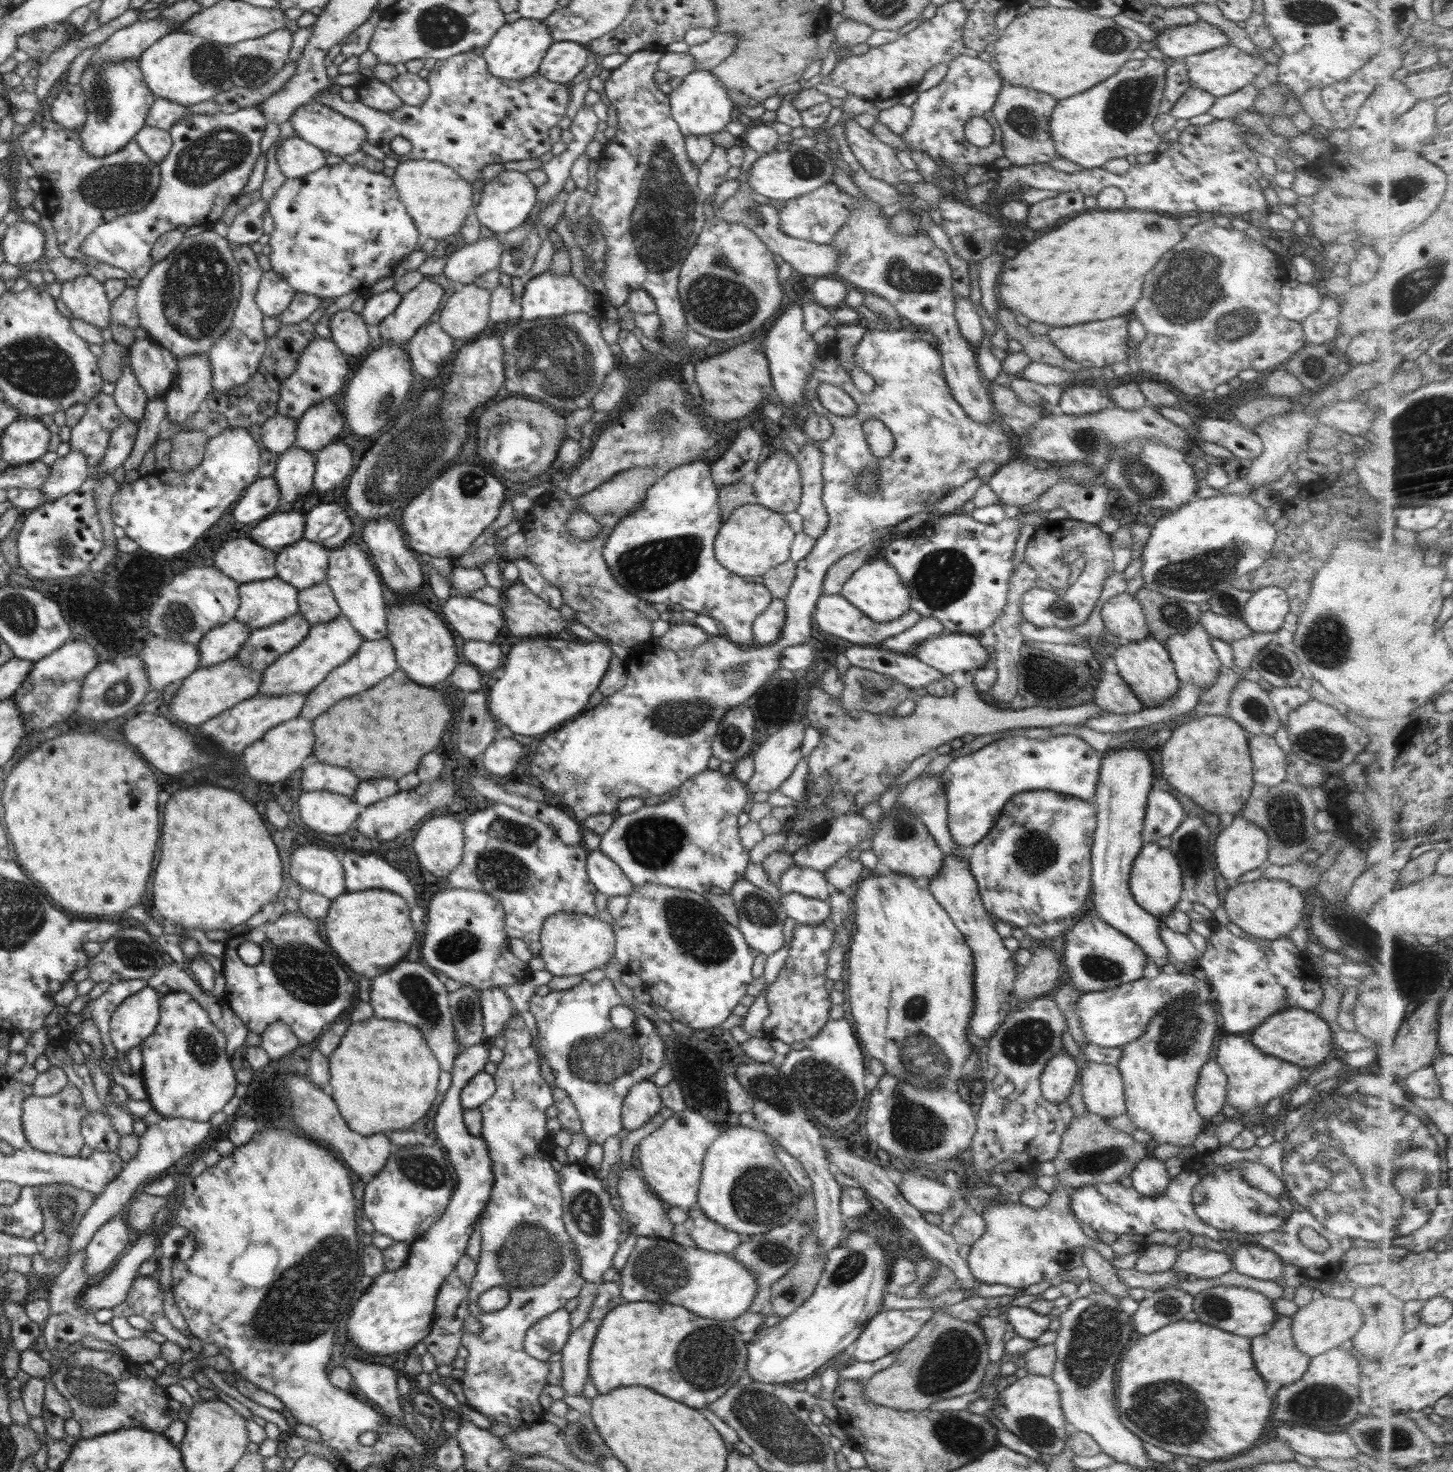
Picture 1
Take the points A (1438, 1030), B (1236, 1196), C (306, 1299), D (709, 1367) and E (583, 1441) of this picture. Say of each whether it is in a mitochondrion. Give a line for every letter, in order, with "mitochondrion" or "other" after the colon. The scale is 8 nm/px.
A: other
B: mitochondrion
C: mitochondrion
D: mitochondrion
E: mitochondrion

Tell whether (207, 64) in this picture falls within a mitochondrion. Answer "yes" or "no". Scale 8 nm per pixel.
yes

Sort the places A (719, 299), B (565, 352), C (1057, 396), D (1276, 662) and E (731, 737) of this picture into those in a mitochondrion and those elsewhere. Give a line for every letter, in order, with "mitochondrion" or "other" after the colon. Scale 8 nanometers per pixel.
A: mitochondrion
B: mitochondrion
C: other
D: mitochondrion
E: mitochondrion

